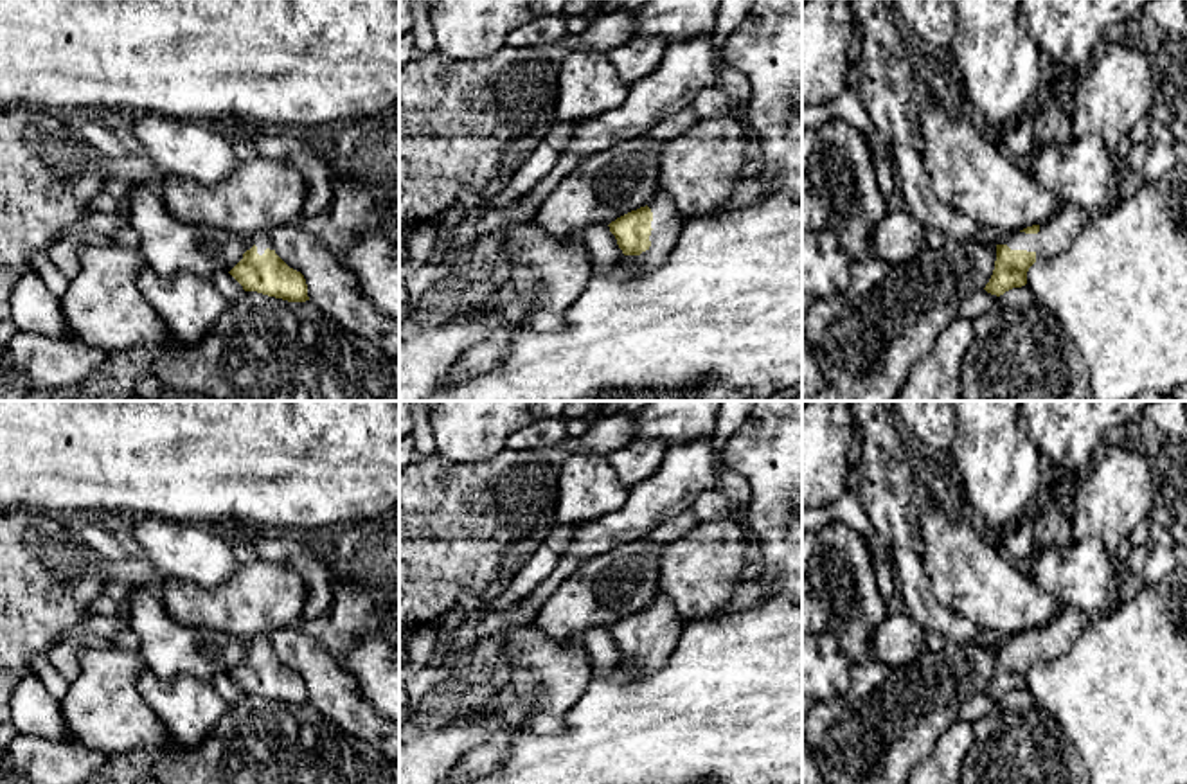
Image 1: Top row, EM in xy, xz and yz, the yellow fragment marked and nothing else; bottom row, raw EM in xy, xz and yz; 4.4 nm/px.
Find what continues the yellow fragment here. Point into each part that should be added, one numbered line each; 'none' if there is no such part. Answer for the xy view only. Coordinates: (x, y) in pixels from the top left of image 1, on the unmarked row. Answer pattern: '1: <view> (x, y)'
1: xy (261, 642)

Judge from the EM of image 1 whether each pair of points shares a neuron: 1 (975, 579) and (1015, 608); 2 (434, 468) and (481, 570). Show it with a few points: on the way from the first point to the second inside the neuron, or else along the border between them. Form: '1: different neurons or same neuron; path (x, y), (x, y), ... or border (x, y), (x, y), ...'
1: same neuron; path (984, 587), (1006, 603)
2: same neuron; path (434, 493), (436, 520), (461, 545)

